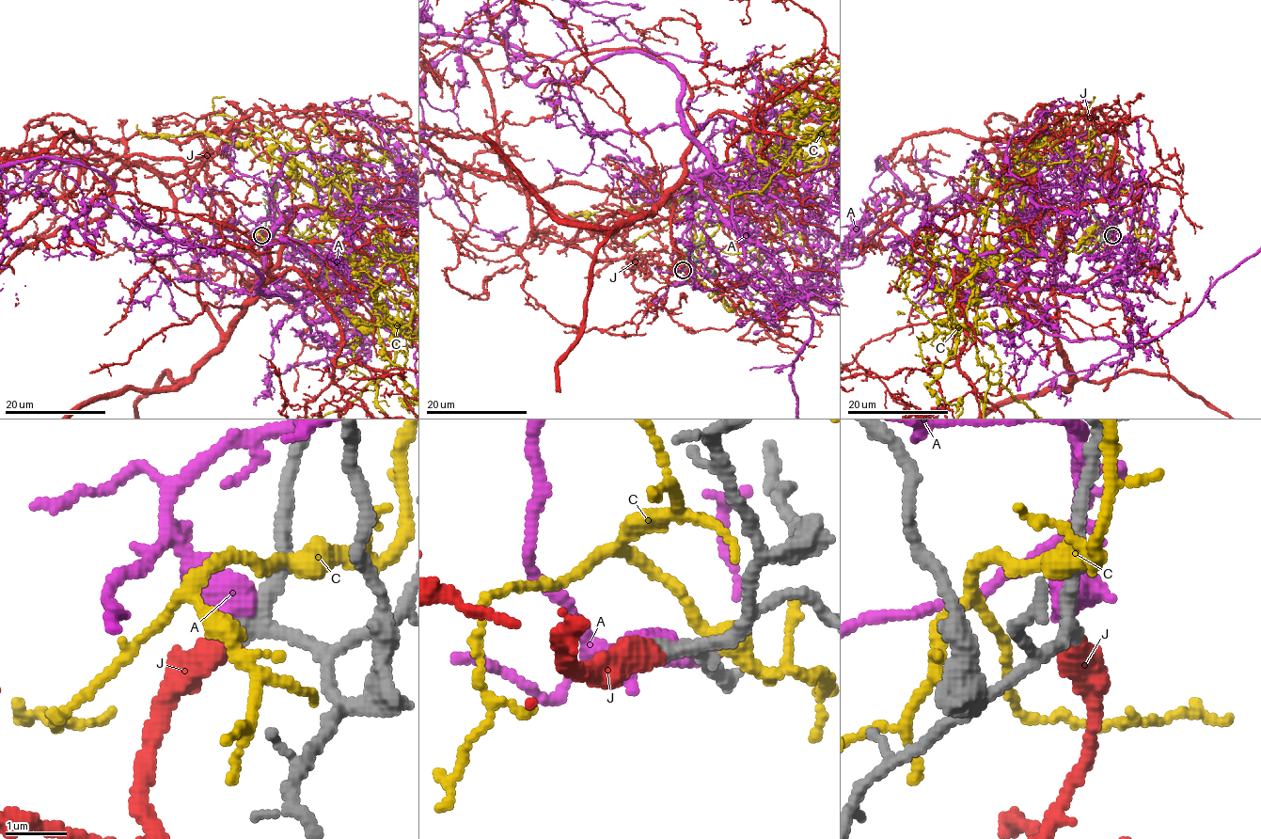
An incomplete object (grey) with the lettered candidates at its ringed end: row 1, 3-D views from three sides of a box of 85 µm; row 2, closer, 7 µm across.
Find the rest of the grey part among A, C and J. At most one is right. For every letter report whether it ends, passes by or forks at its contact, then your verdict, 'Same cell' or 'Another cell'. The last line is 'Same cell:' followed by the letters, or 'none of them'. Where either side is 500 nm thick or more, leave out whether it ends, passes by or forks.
A: Another cell
C: It passes by. Another cell
J: It ends there. Same cell
Same cell: J

